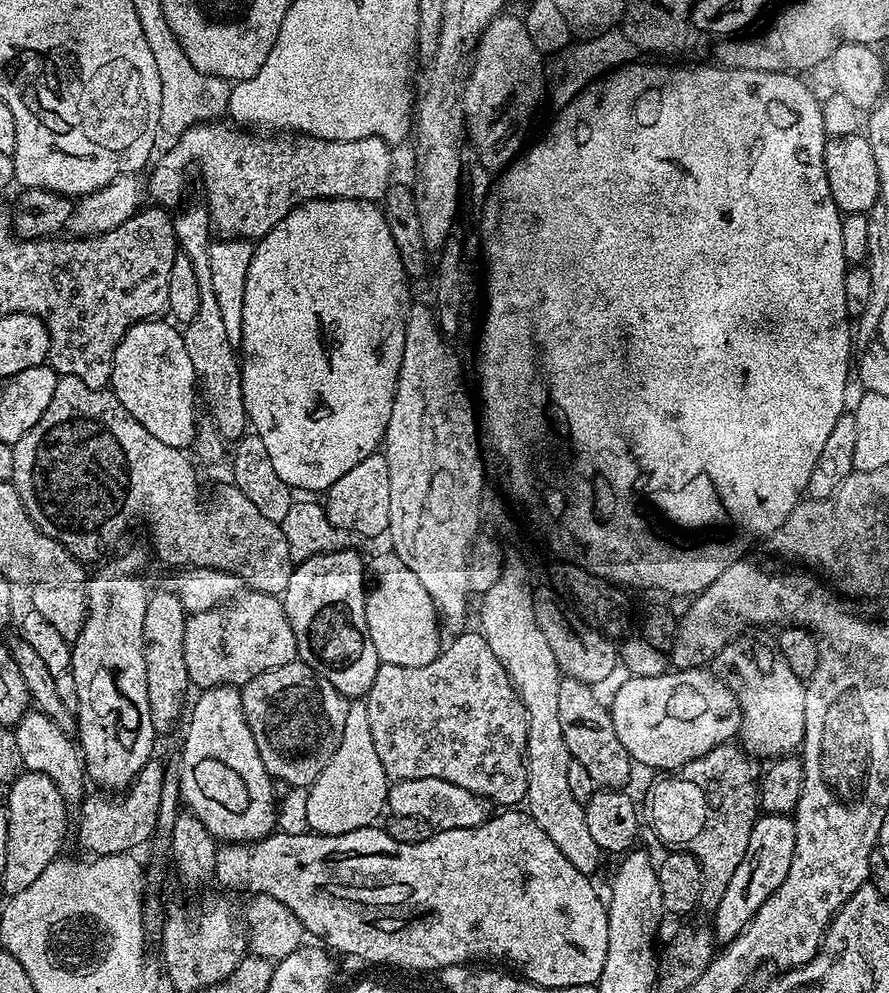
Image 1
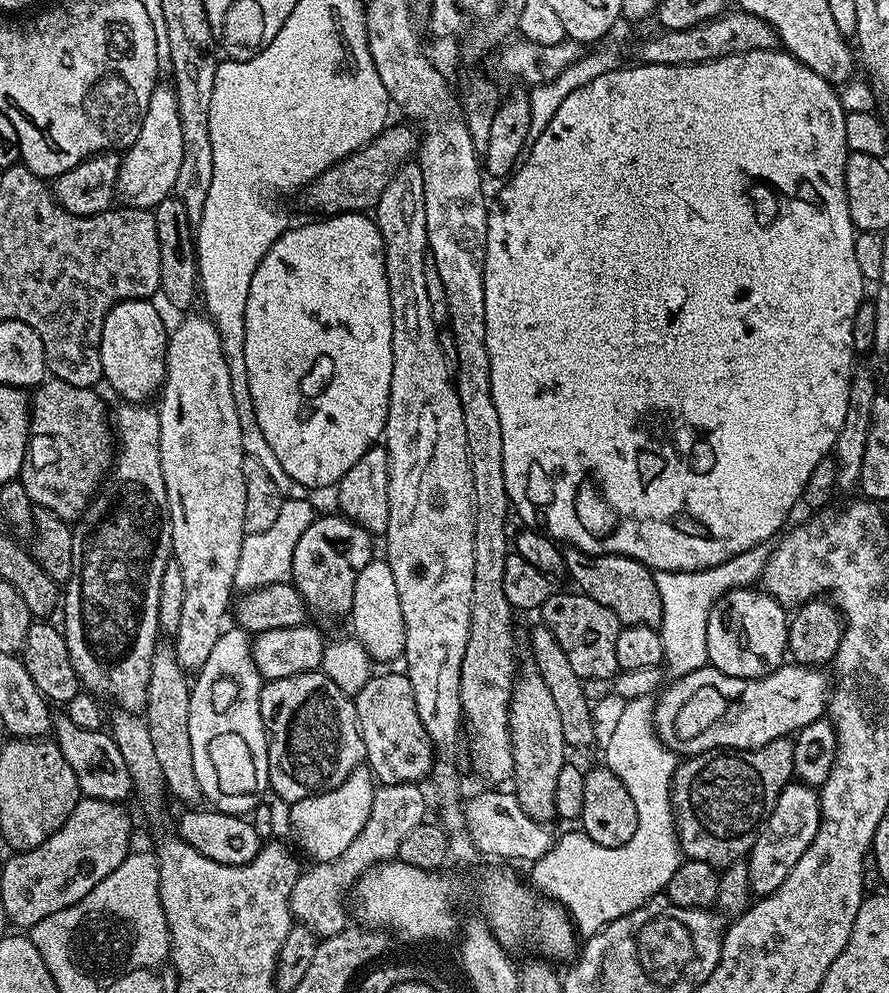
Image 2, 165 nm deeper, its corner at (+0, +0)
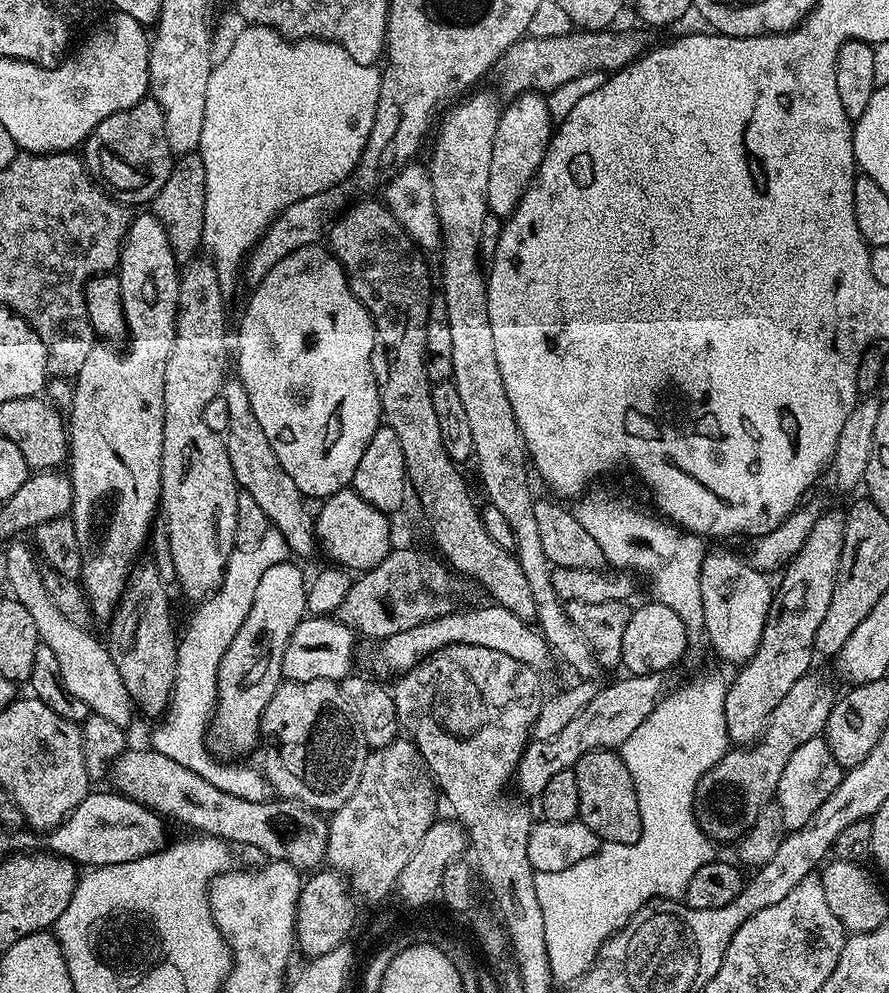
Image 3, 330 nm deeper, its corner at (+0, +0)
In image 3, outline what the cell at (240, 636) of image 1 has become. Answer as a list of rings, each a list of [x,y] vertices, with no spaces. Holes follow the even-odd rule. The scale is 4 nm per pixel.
[[[309,615],[294,626],[286,654],[282,662],[282,677],[288,682],[310,682],[311,680],[341,681],[353,675],[352,659],[356,656],[356,640],[353,629],[338,618]]]

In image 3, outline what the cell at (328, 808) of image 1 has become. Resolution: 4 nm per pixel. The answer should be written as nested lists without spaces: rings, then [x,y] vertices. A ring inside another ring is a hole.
[[[487,602],[481,608],[454,610],[446,616],[439,616],[425,624],[414,626],[414,630],[402,630],[402,634],[394,634],[390,638],[379,641],[380,664],[391,674],[409,672],[416,664],[421,664],[432,653],[449,648],[455,644],[466,646],[482,646],[490,650],[498,650],[498,654],[510,654],[523,664],[534,669],[544,670],[550,657],[550,649],[544,641],[544,635],[529,621],[518,618],[518,614],[510,614],[503,606],[495,602]]]

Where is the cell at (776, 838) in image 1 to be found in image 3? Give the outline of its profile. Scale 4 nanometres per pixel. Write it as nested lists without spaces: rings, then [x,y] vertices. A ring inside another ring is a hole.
[[[823,735],[810,738],[810,742],[802,742],[794,754],[790,754],[790,762],[786,762],[786,770],[782,770],[782,778],[778,778],[778,786],[774,797],[780,805],[782,822],[785,829],[795,830],[806,826],[814,818],[818,806],[834,794],[836,787],[842,782],[845,769],[830,754],[830,746]]]

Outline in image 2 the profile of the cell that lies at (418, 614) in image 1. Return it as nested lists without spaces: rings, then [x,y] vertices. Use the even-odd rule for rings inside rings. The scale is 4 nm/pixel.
[[[374,558],[362,566],[358,582],[354,582],[354,598],[350,621],[355,639],[368,651],[373,661],[396,660],[404,655],[406,646],[406,622],[402,618],[402,602],[398,602],[398,585],[394,583],[394,570],[390,570],[387,559]]]

